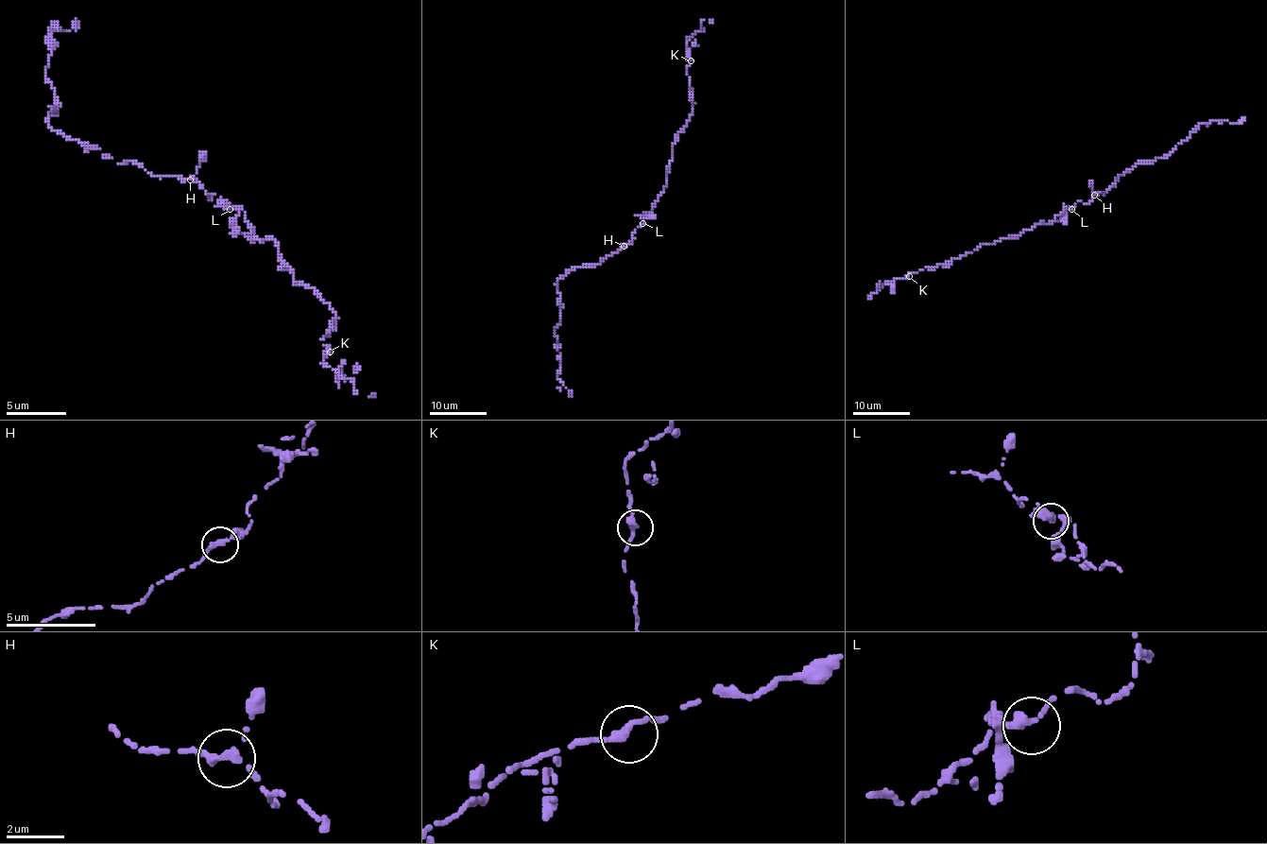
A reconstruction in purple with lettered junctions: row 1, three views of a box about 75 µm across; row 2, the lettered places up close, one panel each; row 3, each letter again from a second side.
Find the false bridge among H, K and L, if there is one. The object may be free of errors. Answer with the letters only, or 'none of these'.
none of these

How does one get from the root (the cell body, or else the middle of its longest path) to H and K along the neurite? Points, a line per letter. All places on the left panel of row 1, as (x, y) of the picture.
H: (230, 206), (221, 198), (209, 194), (212, 200), (191, 179)
K: (230, 206), (245, 213), (260, 243), (275, 243), (294, 282), (333, 309), (324, 336), (330, 352)

